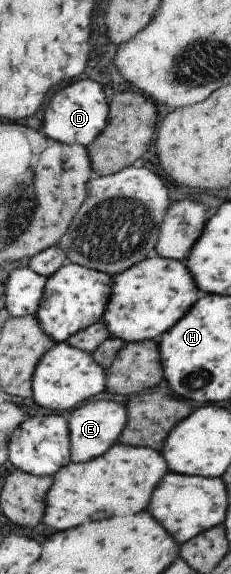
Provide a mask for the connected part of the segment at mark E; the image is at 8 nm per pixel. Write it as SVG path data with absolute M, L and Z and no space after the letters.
M101 399L72 409L67 419L70 461L89 461L103 455L121 433L126 422L126 409L119 402Z

